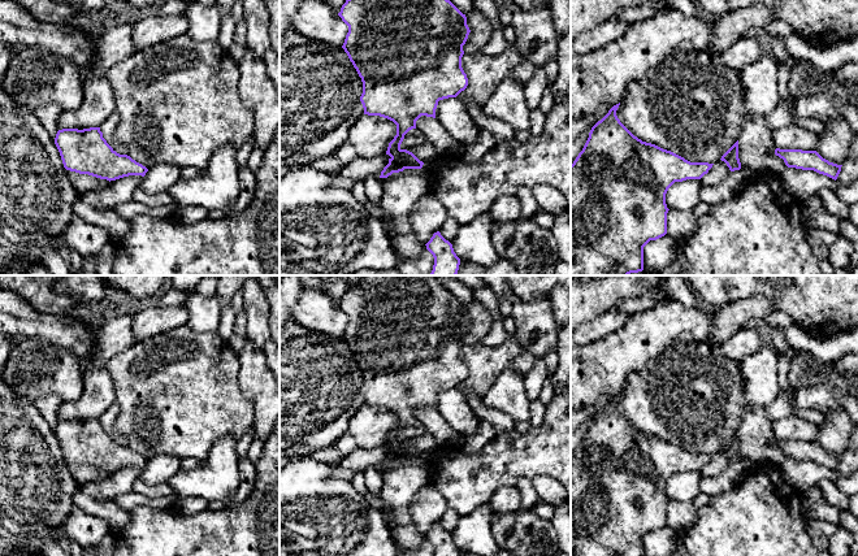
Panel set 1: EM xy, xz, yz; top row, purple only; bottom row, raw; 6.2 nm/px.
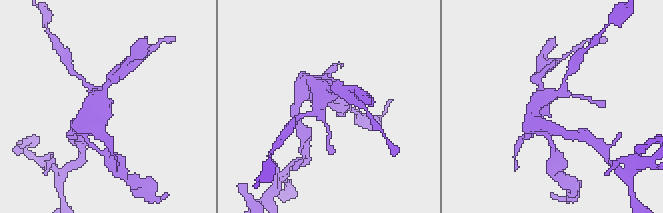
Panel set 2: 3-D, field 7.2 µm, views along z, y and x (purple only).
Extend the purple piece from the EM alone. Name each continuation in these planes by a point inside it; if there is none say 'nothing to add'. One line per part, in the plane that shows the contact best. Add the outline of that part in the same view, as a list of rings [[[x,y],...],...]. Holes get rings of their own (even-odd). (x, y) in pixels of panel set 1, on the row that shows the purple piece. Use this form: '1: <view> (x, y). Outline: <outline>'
nothing to add

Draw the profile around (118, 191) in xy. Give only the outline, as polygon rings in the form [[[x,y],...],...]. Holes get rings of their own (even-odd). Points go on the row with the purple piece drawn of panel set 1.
[[[129,175],[110,181],[104,188],[84,194],[79,199],[99,210],[113,209],[133,199],[134,191],[140,186],[142,175]]]

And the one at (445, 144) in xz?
[[[421,116],[416,129],[434,145],[438,156],[459,156],[463,145],[433,117]]]

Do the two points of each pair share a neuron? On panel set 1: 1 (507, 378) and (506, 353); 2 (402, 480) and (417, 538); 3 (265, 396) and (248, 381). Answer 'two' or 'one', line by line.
1: two
2: one
3: one

